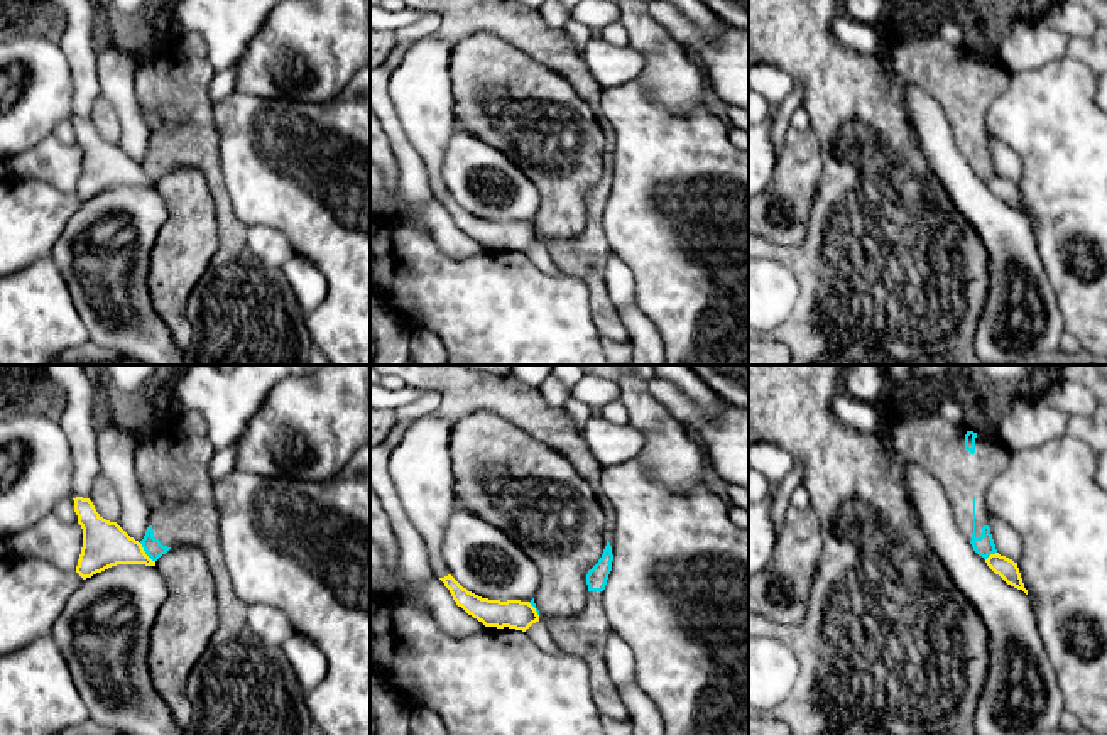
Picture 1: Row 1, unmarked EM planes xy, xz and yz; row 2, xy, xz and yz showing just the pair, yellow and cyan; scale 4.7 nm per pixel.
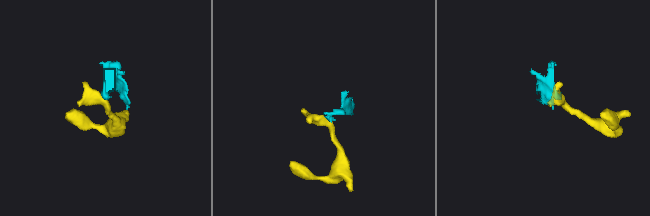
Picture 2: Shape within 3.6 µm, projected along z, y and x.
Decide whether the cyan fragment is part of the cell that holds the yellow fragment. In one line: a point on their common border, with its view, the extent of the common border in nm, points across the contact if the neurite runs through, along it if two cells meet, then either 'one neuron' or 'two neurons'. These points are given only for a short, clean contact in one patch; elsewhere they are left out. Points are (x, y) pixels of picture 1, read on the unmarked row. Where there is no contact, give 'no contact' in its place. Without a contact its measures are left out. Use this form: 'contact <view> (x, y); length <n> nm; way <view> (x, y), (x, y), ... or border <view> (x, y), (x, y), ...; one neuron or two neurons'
contact xy (144, 174); length 120 nm; border xy (139, 164), (154, 183); two neurons

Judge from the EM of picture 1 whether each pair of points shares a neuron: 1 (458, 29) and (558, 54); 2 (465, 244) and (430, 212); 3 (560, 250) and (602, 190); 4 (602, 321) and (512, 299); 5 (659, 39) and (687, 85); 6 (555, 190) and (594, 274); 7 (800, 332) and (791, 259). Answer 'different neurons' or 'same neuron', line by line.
1: same neuron
2: same neuron
3: same neuron
4: different neurons
5: same neuron
6: different neurons
7: same neuron

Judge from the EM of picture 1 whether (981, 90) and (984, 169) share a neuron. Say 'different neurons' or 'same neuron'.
same neuron

